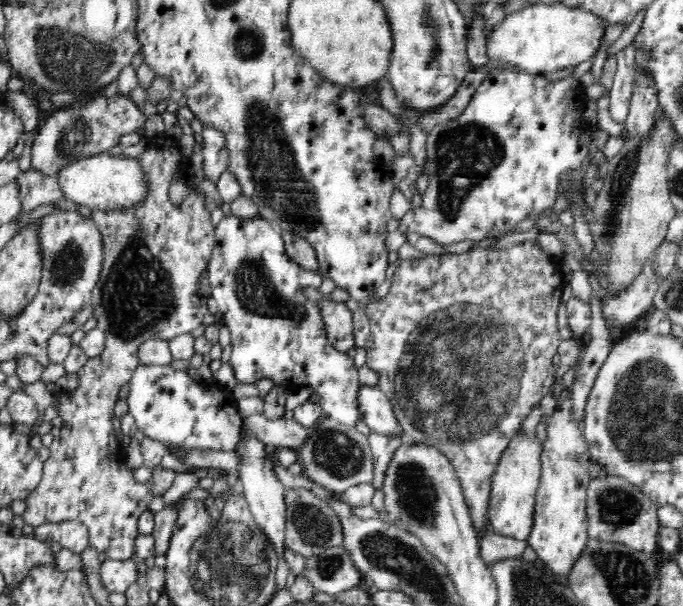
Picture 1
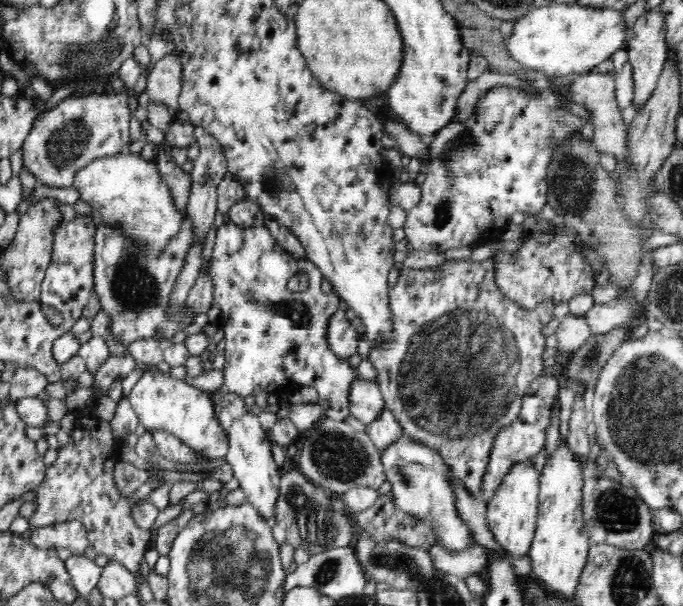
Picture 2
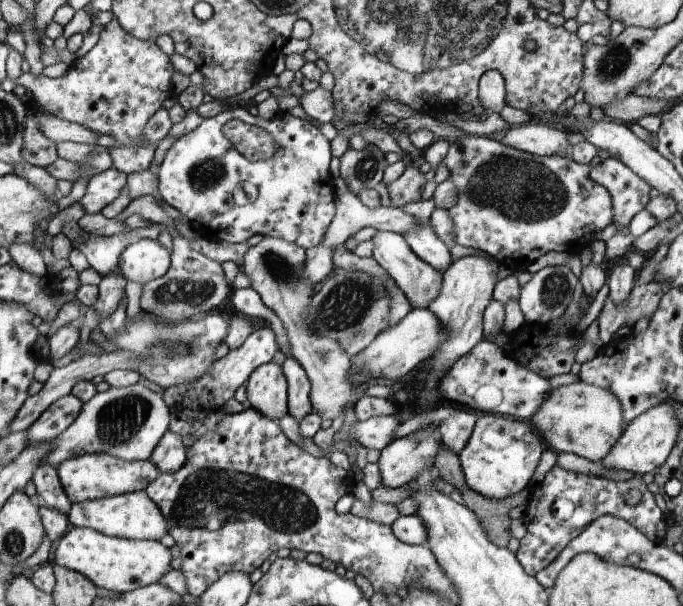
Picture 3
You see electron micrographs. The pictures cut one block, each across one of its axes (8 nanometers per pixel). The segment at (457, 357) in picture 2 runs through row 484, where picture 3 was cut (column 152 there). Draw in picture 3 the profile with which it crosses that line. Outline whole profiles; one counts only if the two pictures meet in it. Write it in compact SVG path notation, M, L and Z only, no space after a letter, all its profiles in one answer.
M105 453L74 456L55 468L61 480L62 489L72 503L145 491L162 474L157 465L150 460L126 461Z

